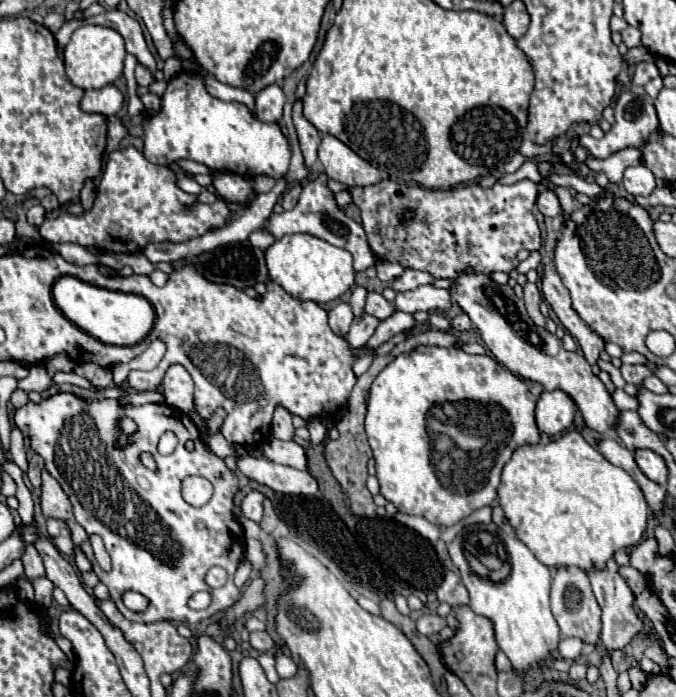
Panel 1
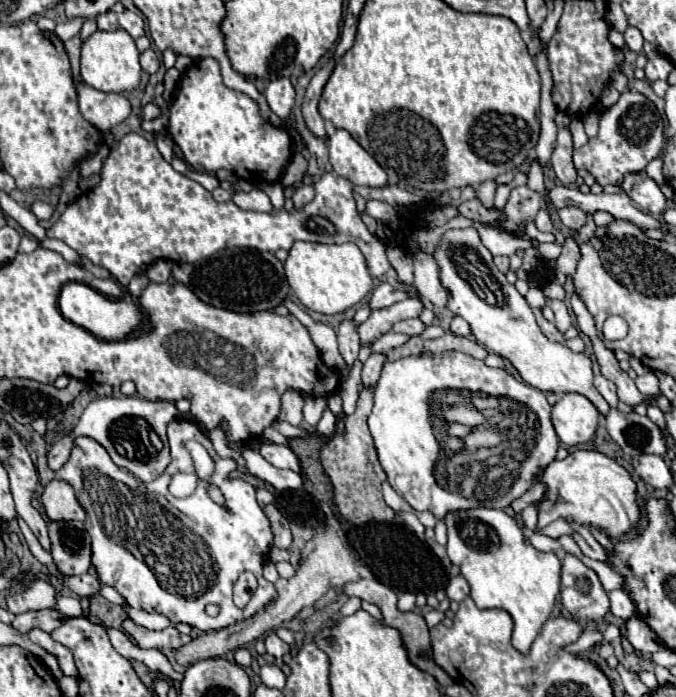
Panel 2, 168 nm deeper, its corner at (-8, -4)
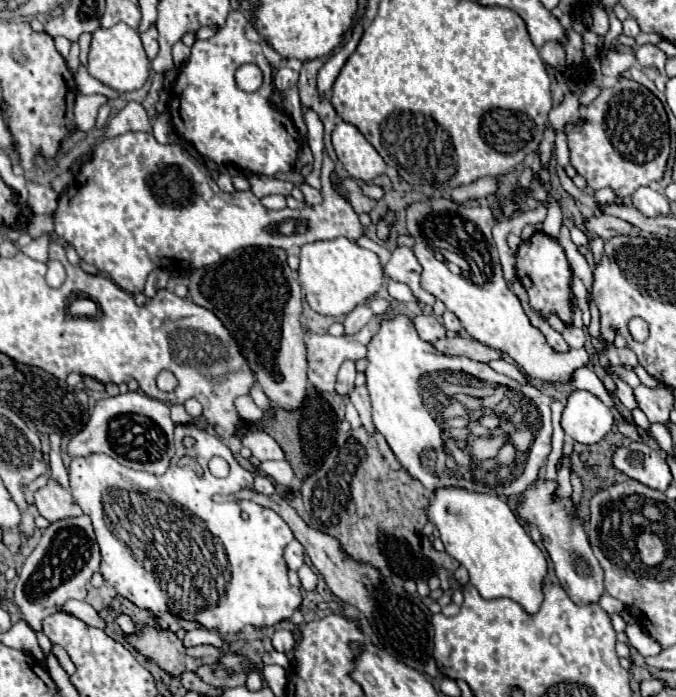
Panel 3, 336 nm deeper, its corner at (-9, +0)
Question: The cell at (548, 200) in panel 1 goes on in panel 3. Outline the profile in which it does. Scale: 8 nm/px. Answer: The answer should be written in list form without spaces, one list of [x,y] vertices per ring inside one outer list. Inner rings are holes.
[[[604,213],[602,215],[590,215],[590,217],[586,217],[584,227],[586,227],[586,231],[602,237],[604,241],[610,239],[612,235],[626,235],[632,229],[632,225],[628,221],[622,221],[618,217],[604,215]]]

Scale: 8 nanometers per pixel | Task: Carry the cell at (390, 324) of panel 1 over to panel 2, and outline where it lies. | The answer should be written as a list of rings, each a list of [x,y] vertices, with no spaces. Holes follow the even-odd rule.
[[[371,355],[367,359],[367,363],[363,365],[363,373],[361,373],[363,387],[367,387],[367,389],[375,387],[375,383],[379,381],[379,375],[381,375],[383,361],[385,361],[385,355]]]

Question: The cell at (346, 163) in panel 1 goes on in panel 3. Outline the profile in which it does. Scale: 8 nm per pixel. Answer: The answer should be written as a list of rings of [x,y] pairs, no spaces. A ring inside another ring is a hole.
[[[340,121],[336,125],[336,129],[332,131],[332,145],[338,161],[352,179],[370,183],[376,177],[384,175],[386,171],[384,159],[350,123]]]

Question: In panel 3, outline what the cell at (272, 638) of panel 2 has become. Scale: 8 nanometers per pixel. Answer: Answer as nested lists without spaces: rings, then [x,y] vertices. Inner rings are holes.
[[[278,629],[274,635],[272,635],[272,645],[276,651],[282,651],[282,653],[290,653],[294,649],[294,635],[286,629]]]

